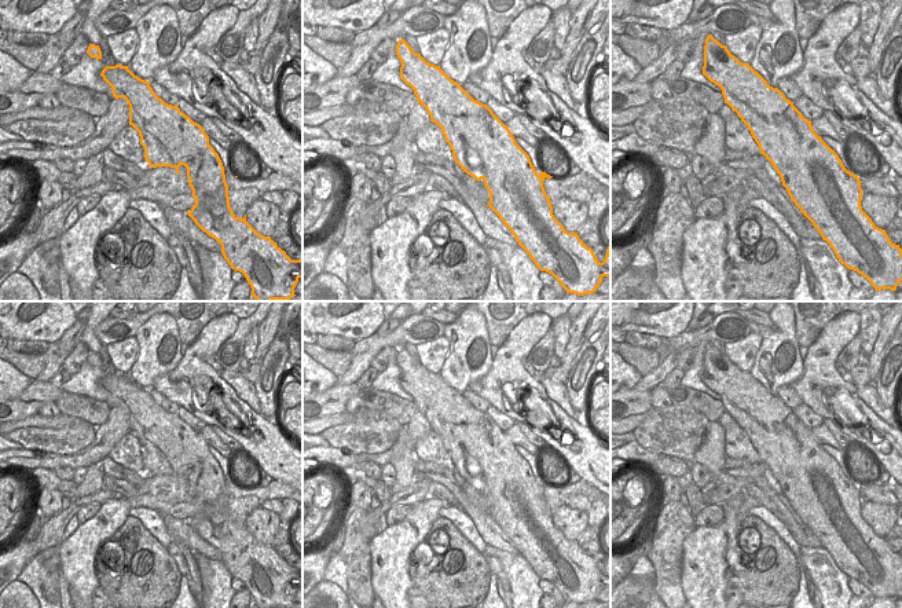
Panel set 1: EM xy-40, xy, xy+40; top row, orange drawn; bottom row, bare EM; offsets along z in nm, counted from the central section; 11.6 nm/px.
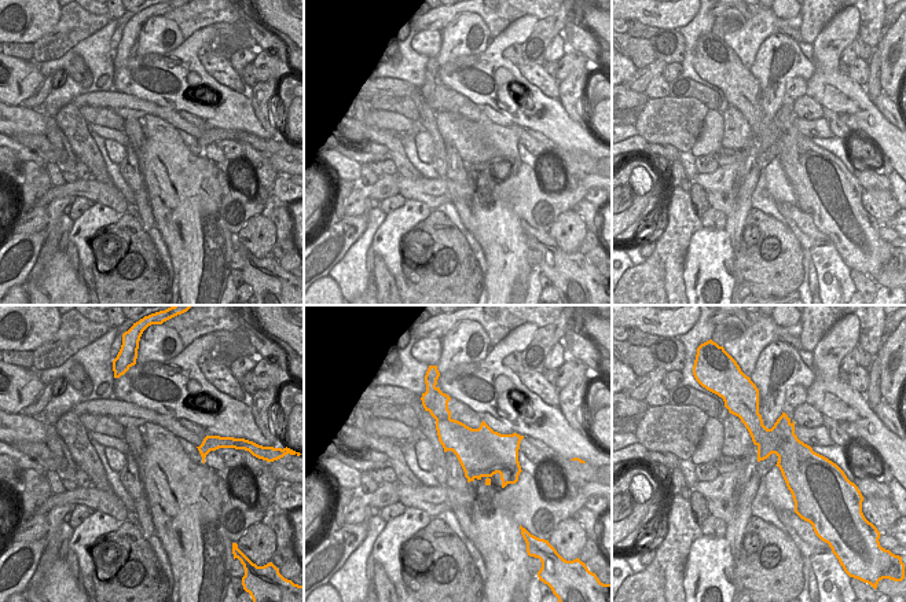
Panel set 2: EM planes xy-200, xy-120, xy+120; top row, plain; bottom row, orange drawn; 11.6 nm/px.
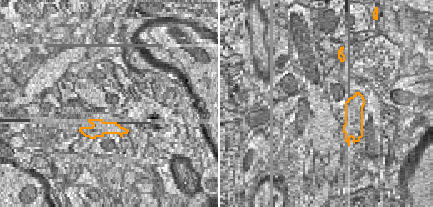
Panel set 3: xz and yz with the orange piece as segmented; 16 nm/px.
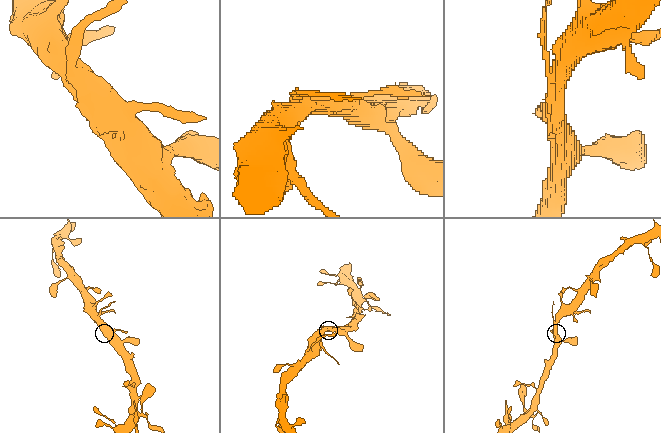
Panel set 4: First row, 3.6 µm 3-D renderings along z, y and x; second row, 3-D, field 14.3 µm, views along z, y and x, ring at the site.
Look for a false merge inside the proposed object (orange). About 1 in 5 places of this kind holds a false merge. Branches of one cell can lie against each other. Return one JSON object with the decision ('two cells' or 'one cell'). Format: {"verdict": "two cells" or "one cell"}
{"verdict": "one cell"}

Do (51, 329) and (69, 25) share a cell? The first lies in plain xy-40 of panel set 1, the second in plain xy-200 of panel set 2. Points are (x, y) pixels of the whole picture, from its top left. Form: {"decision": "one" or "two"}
{"decision": "two"}

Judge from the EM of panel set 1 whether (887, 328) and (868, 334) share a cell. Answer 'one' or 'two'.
two

